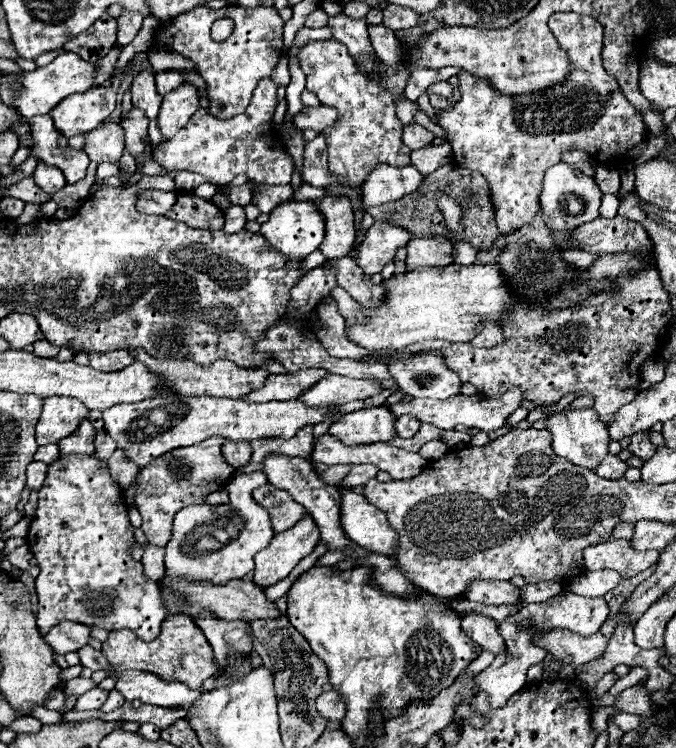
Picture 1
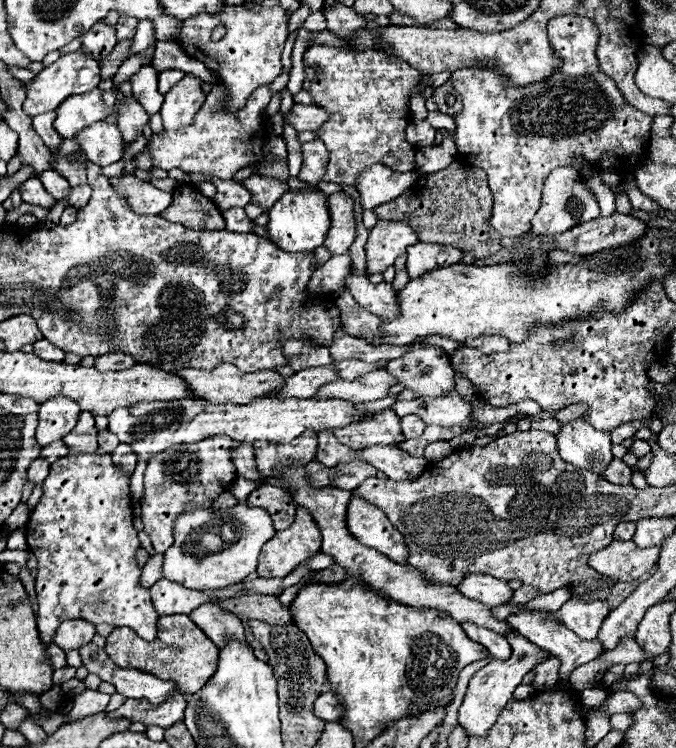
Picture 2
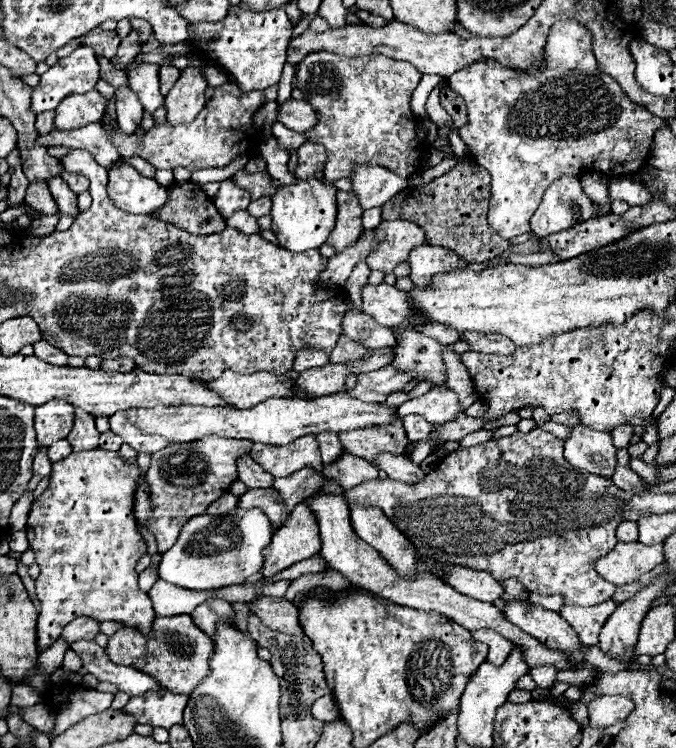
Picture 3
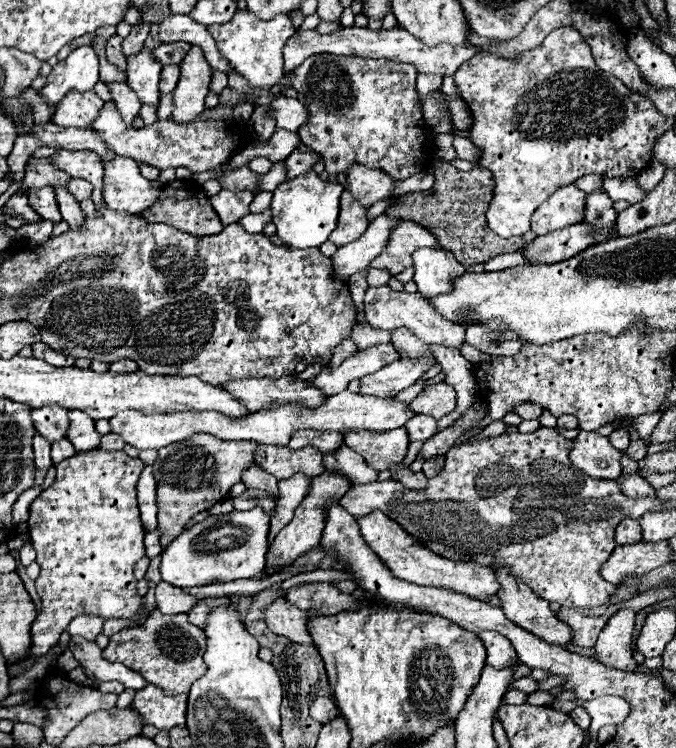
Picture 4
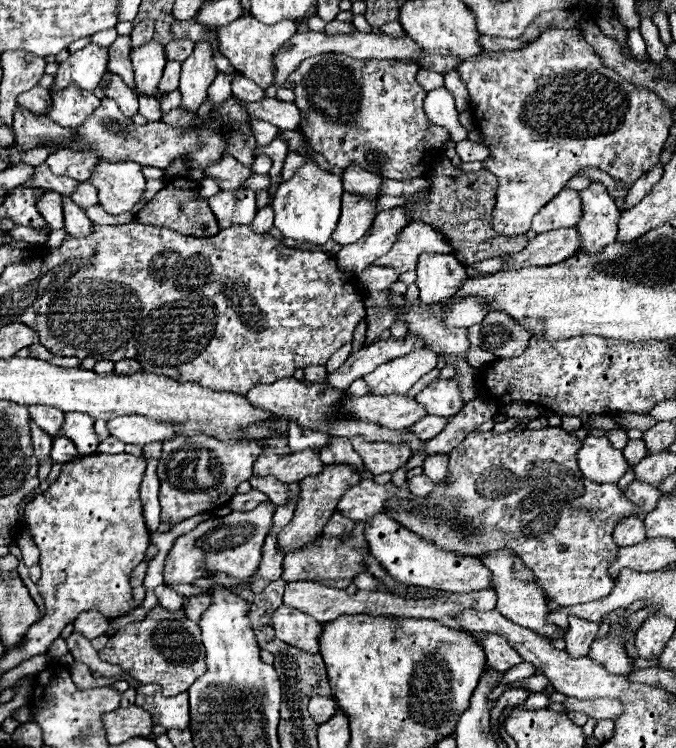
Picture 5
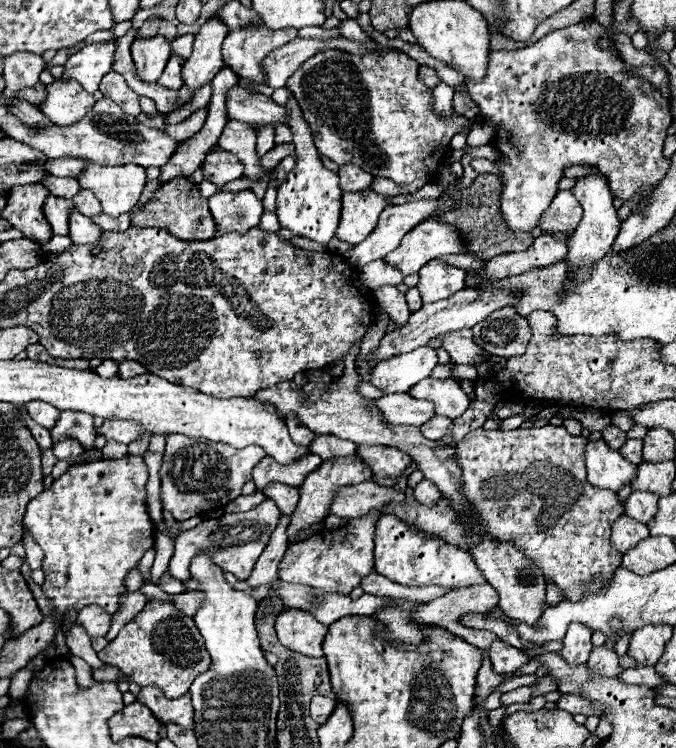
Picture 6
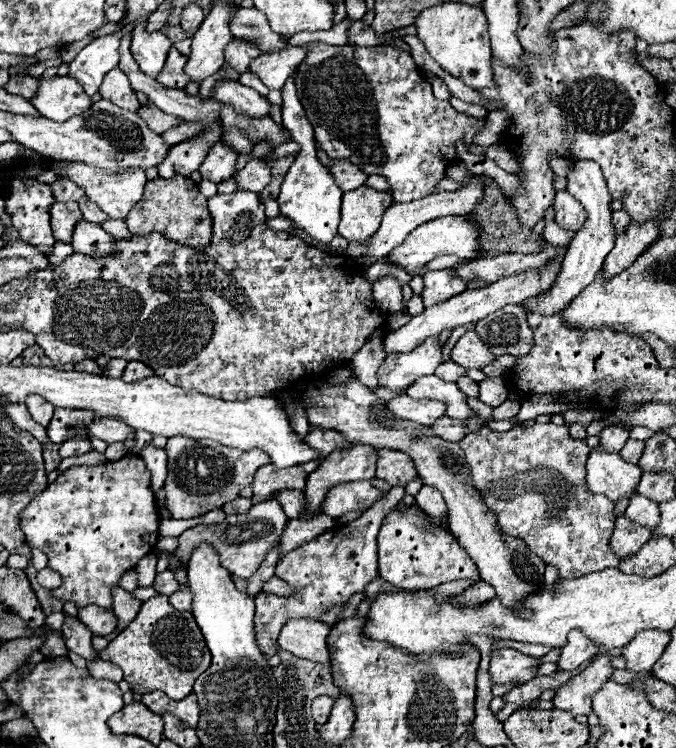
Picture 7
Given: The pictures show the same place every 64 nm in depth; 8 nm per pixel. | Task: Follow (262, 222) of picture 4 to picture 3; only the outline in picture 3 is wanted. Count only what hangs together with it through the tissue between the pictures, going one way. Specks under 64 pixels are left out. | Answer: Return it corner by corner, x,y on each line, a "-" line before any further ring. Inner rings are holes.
246,210
242,212
236,212
236,216
232,216
230,222
226,222
228,226
232,228
238,228
242,230
244,234
258,234
260,232
260,226
258,226
258,220
254,216
250,216

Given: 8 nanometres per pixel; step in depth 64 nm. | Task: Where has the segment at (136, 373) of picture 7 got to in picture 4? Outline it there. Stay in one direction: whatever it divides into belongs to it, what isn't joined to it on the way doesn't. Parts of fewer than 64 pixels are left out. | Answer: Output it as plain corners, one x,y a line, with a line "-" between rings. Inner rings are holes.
130,358
110,364
110,372
116,372
116,374
128,374
128,372
136,372
136,370
138,370
138,364

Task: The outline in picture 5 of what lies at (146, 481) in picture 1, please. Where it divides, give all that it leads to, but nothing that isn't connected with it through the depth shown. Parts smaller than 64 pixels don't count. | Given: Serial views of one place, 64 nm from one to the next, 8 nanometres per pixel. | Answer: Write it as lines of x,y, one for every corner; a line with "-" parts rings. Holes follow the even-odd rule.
174,436
164,442
162,458
158,462
160,478
160,506
162,522
182,522
200,512
220,508
236,496
236,488
250,480
252,464
262,454
262,446
250,444
222,444
220,440
210,440
206,436

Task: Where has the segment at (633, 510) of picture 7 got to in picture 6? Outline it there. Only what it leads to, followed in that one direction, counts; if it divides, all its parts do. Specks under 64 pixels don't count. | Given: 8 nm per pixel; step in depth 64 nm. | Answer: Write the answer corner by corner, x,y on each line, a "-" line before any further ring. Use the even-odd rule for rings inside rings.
632,492
626,500
626,516
648,524
658,512
658,496
652,492

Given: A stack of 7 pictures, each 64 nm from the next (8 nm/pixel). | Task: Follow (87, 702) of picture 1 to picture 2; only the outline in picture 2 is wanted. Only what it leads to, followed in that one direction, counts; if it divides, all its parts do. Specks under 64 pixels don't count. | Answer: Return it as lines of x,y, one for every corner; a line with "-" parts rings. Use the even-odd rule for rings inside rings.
84,690
82,694
76,694
74,706
68,712
68,722
76,722
92,714
105,711
110,694
102,694
98,690

